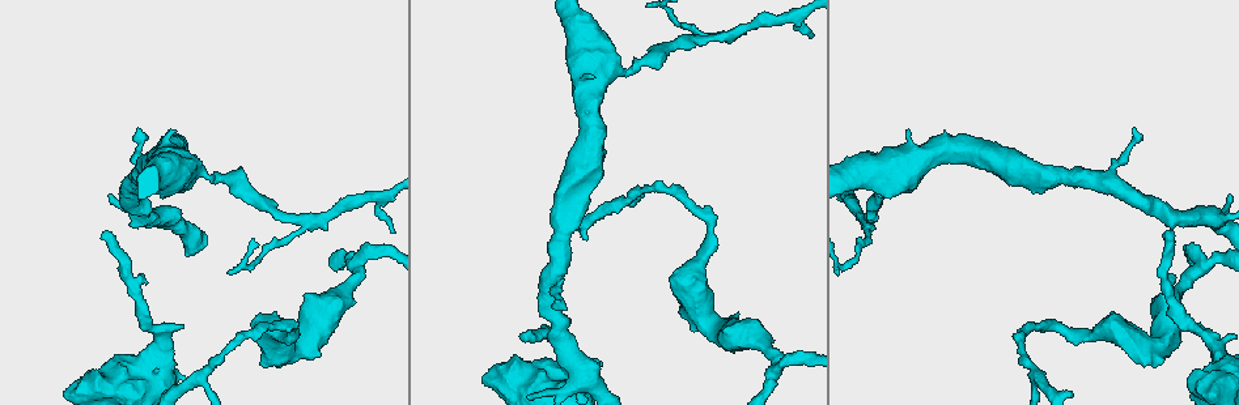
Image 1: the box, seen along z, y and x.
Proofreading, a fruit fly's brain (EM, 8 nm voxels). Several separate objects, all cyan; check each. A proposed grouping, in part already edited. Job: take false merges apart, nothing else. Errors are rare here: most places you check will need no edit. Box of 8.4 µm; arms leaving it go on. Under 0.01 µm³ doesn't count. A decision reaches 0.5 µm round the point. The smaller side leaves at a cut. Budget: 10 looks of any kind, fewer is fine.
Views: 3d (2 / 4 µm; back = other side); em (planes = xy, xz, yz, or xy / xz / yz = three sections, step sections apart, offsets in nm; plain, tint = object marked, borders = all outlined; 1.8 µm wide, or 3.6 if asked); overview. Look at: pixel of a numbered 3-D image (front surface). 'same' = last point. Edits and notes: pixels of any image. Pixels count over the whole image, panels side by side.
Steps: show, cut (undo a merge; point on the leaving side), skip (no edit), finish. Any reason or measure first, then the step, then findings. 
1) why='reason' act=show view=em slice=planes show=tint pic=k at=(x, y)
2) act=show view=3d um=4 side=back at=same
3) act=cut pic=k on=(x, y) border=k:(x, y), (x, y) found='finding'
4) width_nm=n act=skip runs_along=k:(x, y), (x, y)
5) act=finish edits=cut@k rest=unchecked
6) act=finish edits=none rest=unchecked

why='sudden change in width' act=show view=3d um=4 pic=1 at=(159, 352)

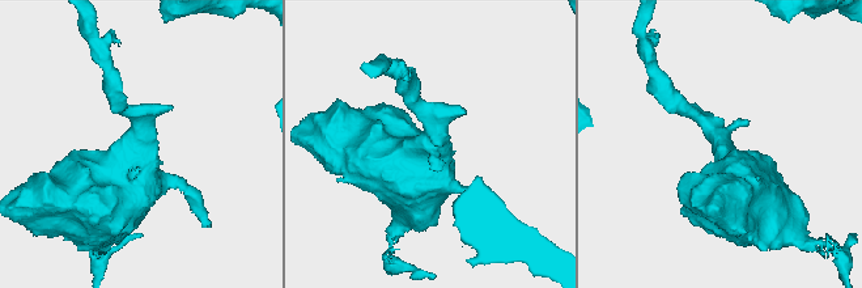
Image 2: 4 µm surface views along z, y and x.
act=show view=em um=3.6 slice=planes show=tint pic=2 at=(724, 147)

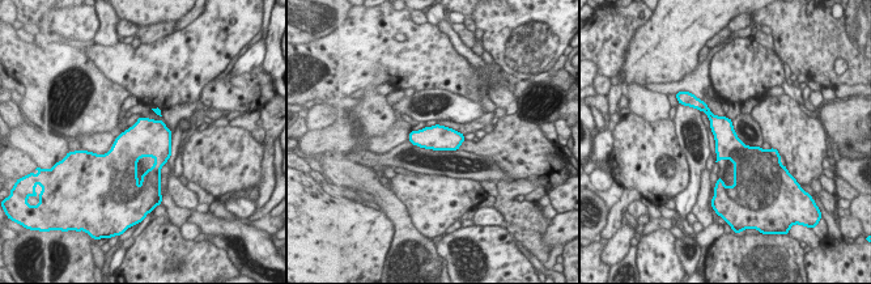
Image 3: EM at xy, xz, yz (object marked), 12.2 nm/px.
act=skip found='one neuron here'

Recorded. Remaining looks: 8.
why='a fork' act=show view=em slice=planes show=tint pic=1 at=(167, 218)

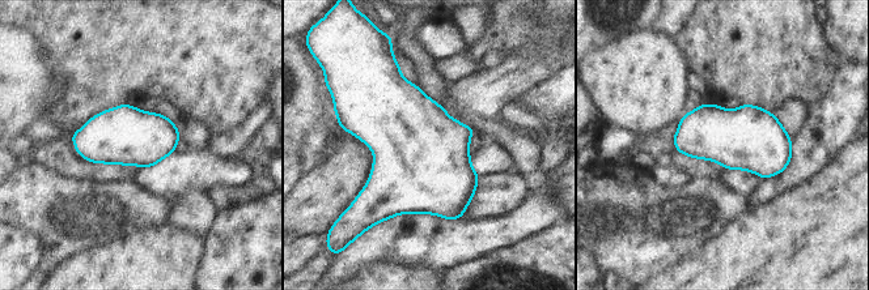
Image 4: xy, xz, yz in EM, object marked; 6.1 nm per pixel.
act=skip found='one neuron here'

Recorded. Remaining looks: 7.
why='sudden change in width' act=show view=3d um=2 pic=1 at=(1201, 265)

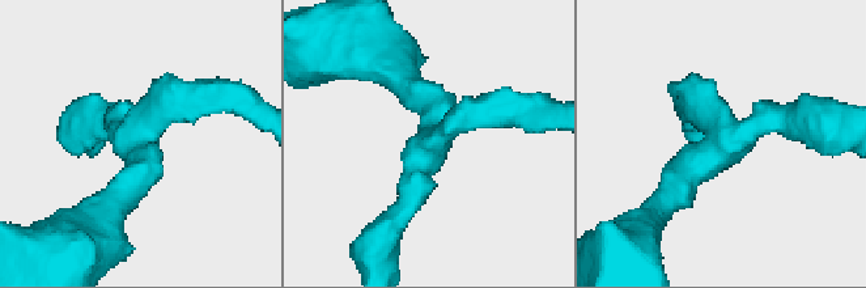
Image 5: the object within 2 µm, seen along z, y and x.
arms=3 arm_widths_nm=260,260,280 act=show view=em slice=xz step=16 show=plain pic=5 at=(435, 145)

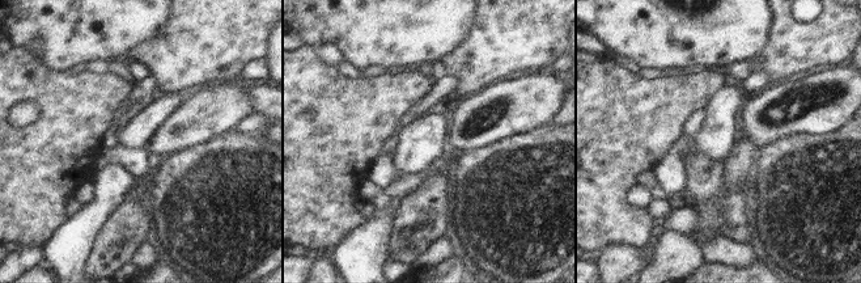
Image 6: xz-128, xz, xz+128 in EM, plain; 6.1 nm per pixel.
why='where the object lies' act=show view=em slice=xz step=16 show=tint at=same

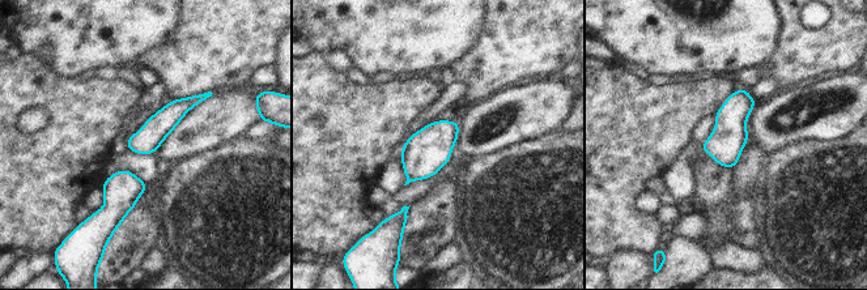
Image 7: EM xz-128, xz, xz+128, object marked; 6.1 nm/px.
act=skip found='continuous, no second neuron'

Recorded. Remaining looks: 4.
why='a fork' act=show view=em slice=xz step=16 show=tint pic=1 at=(1035, 375)

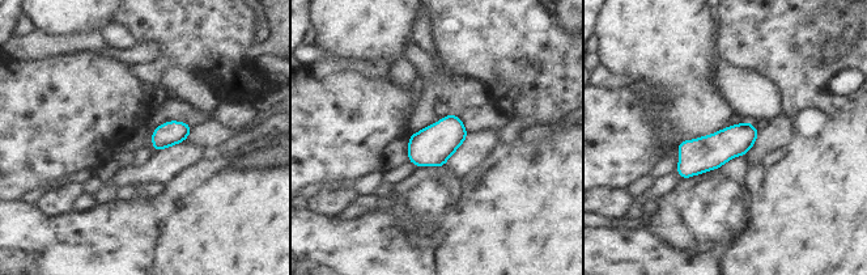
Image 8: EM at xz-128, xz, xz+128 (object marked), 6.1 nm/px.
why='cut it another way' act=show view=em slice=planes show=tint at=same

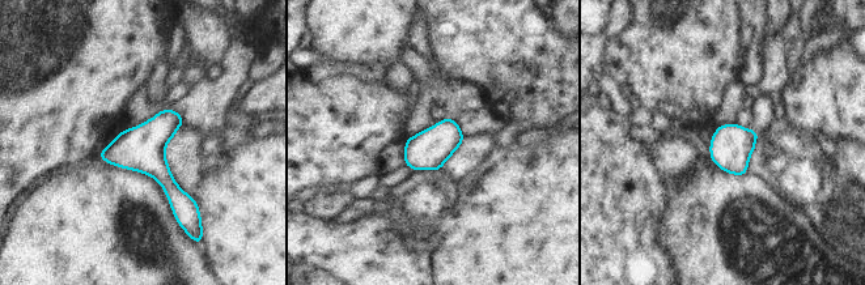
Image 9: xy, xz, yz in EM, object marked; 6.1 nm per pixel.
act=skip found='one neuron here'

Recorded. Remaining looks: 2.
act=finish edits=none rest=unchecked

